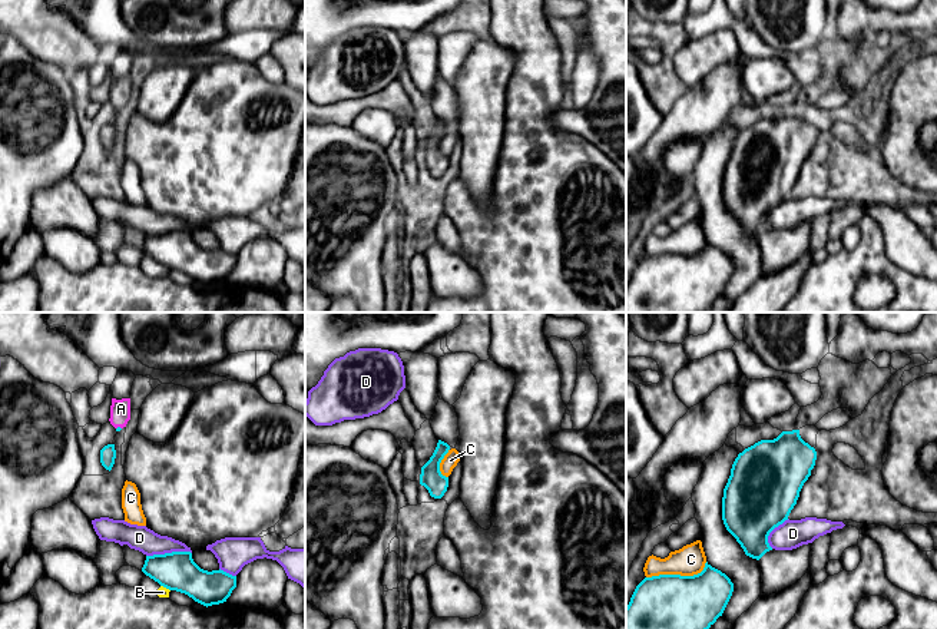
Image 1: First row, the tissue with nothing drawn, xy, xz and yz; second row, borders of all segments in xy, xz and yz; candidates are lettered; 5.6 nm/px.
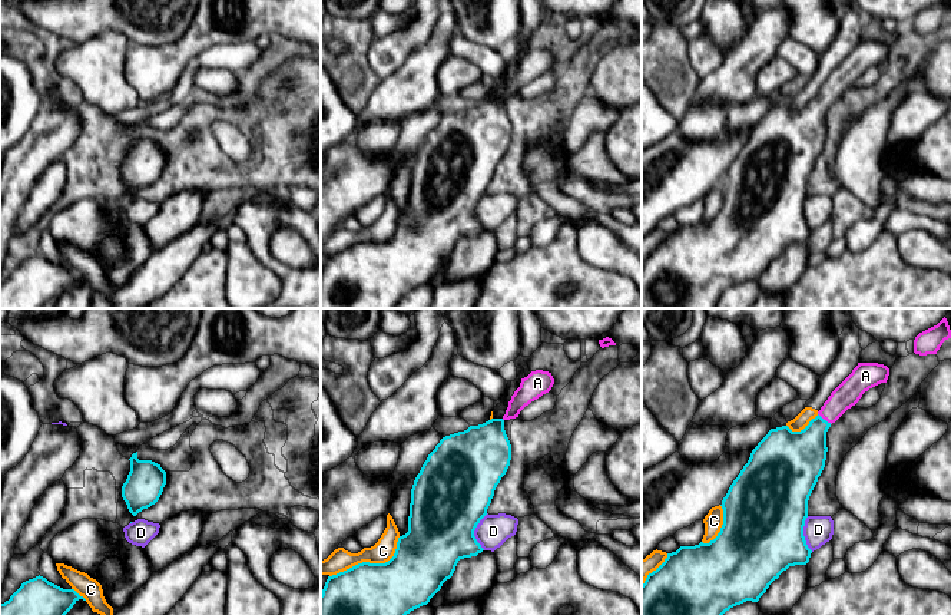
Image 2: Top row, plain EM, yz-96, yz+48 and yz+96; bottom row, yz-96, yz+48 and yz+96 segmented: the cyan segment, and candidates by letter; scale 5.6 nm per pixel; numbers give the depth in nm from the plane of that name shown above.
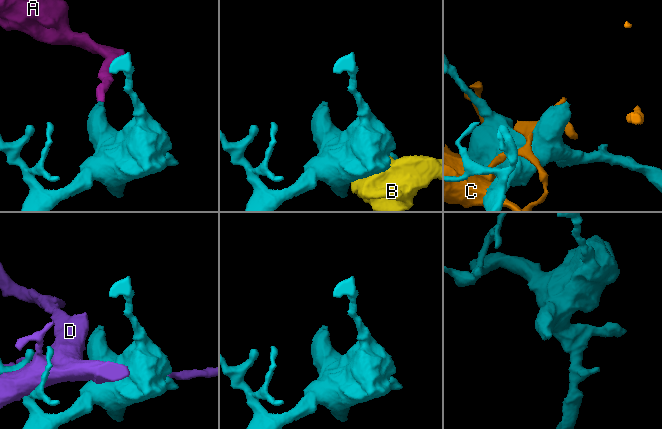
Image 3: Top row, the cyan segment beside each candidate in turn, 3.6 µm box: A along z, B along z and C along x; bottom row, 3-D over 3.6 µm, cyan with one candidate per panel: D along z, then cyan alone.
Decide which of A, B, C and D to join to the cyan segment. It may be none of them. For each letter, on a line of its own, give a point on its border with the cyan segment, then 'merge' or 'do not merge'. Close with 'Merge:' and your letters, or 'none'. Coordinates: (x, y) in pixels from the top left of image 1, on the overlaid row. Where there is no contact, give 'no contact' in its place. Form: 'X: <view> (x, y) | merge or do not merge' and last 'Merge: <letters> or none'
A: xy (118, 427) | merge
B: xy (165, 586) | do not merge
C: yz (678, 575) | do not merge
D: xy (168, 553) | do not merge
Merge: A

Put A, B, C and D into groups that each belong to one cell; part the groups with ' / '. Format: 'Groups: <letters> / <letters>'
Groups: A / B / C / D

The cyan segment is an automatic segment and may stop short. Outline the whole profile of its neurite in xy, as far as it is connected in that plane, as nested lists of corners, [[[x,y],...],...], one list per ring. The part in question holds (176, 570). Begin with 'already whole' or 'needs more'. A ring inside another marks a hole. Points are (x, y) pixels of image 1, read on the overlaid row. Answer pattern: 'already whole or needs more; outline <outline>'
already whole; outline [[[191,552],[146,556],[142,572],[160,586],[185,593],[206,608],[226,602],[236,587],[236,576],[221,569],[201,569]]]

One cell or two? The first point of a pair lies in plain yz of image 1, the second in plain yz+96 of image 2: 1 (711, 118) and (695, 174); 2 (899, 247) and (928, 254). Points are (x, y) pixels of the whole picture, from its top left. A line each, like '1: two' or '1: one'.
1: two
2: one

